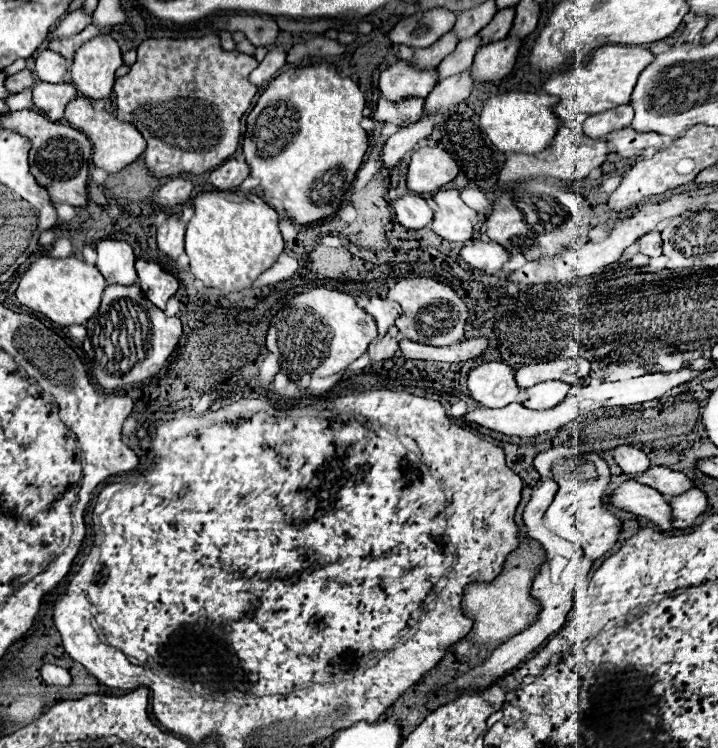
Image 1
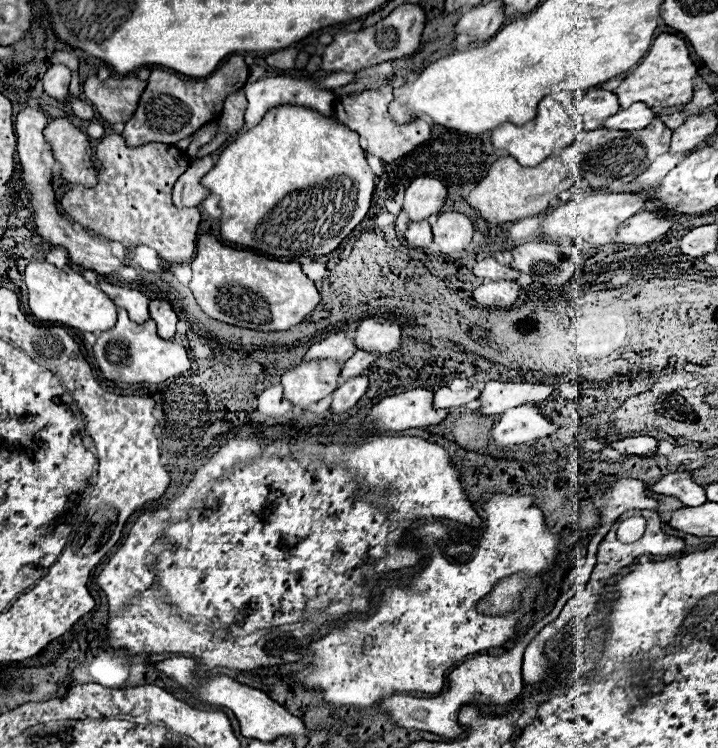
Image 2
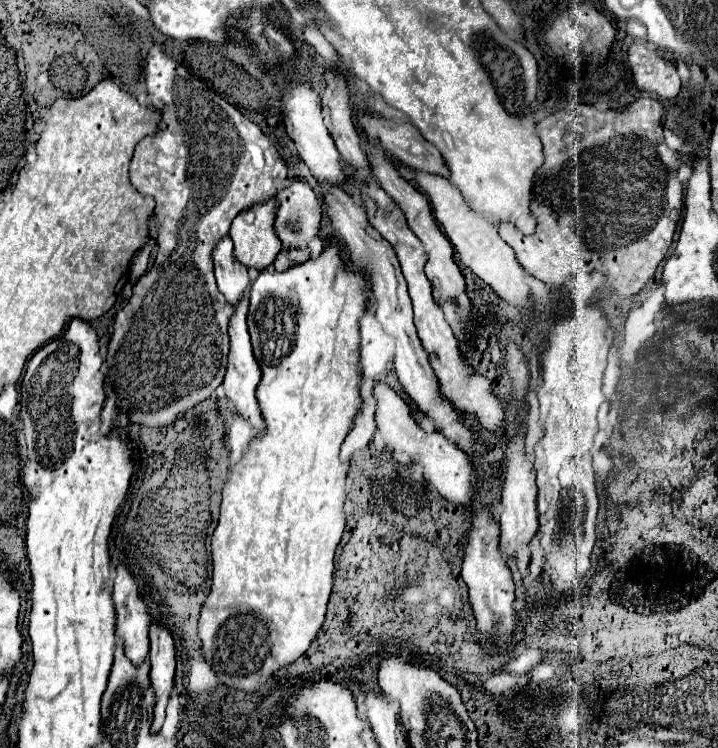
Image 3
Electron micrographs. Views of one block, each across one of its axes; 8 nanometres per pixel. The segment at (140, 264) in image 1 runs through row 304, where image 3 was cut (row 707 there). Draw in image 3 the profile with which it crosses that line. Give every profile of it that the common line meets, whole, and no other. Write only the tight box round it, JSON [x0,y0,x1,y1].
[150,624,176,732]

